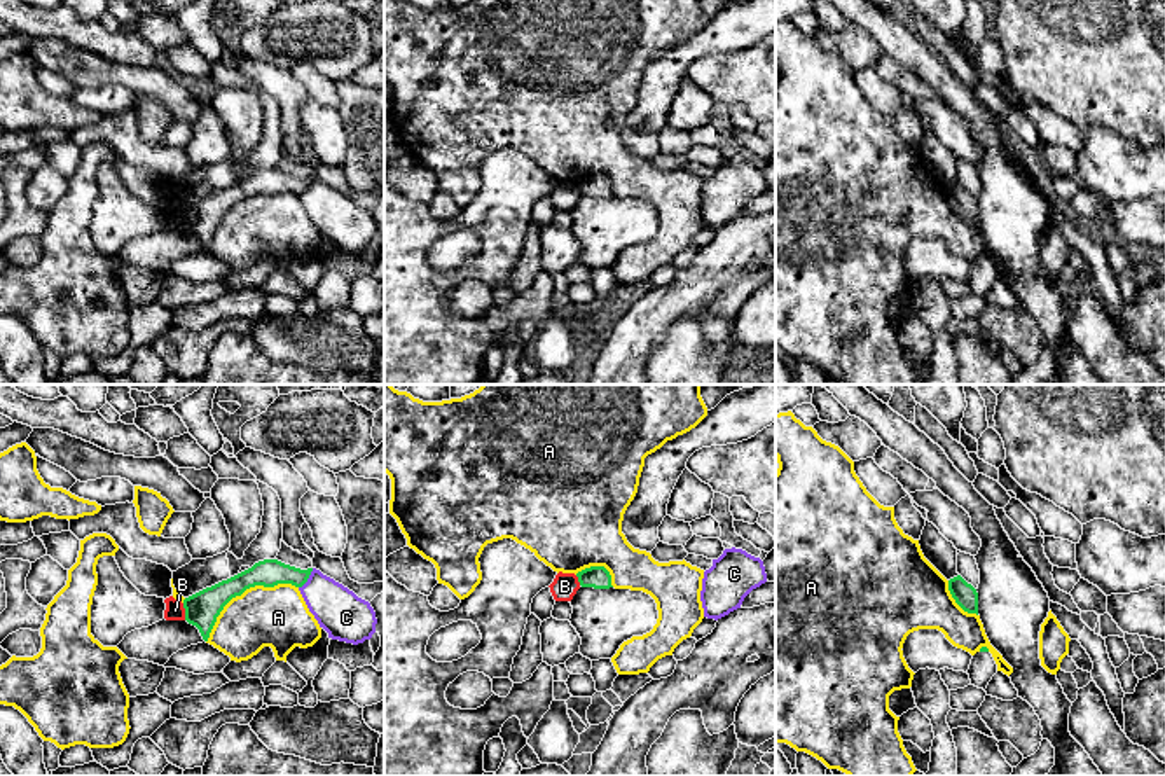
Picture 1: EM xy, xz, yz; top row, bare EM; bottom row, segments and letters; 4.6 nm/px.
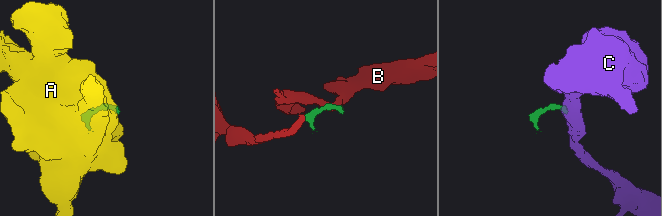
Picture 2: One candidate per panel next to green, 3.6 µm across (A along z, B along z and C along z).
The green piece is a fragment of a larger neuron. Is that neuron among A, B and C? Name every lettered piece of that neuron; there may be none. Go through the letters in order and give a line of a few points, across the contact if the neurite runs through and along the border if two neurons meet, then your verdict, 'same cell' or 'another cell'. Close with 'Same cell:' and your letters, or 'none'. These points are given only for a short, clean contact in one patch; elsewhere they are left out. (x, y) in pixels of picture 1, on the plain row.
A: another cell
B: xy (182, 212), (186, 228) | another cell
C: xy (313, 177), (299, 196) | another cell
Same cell: none

